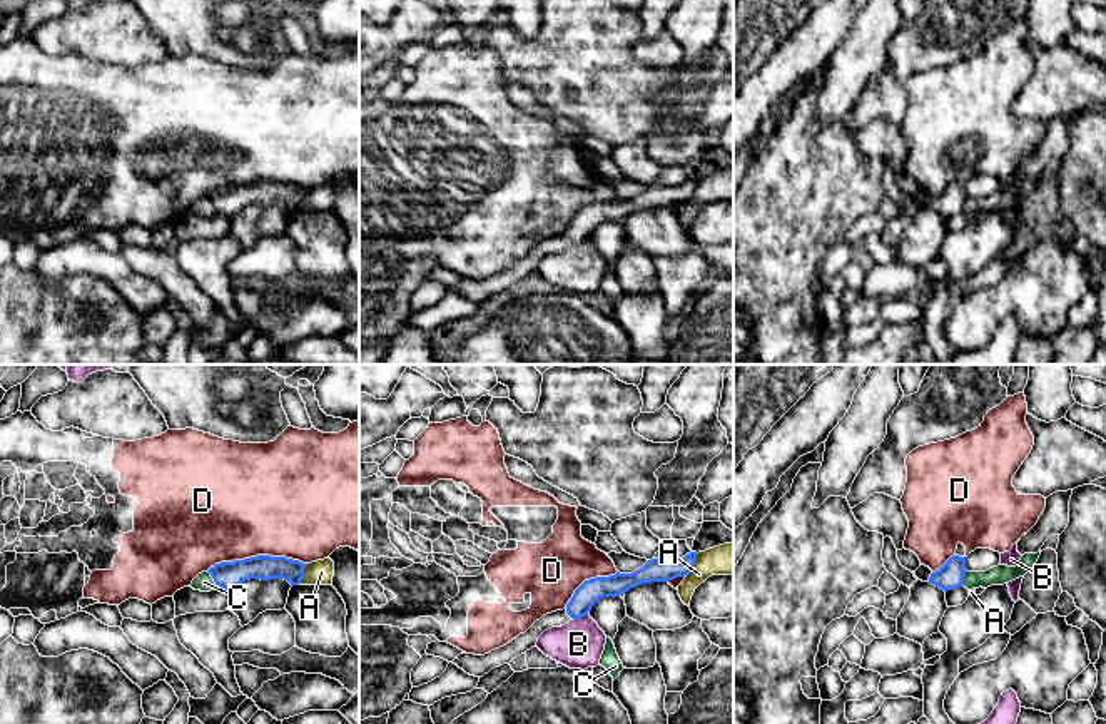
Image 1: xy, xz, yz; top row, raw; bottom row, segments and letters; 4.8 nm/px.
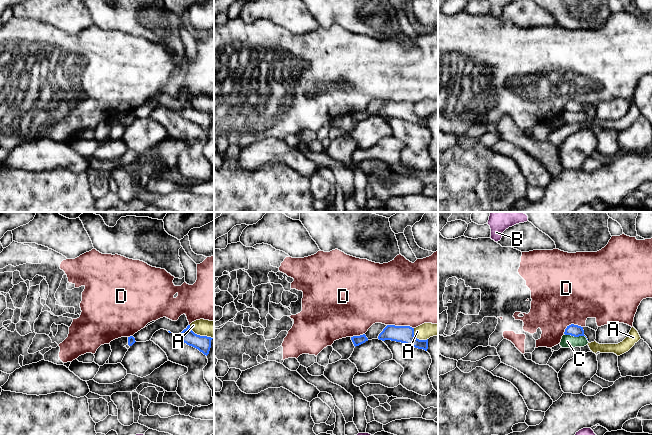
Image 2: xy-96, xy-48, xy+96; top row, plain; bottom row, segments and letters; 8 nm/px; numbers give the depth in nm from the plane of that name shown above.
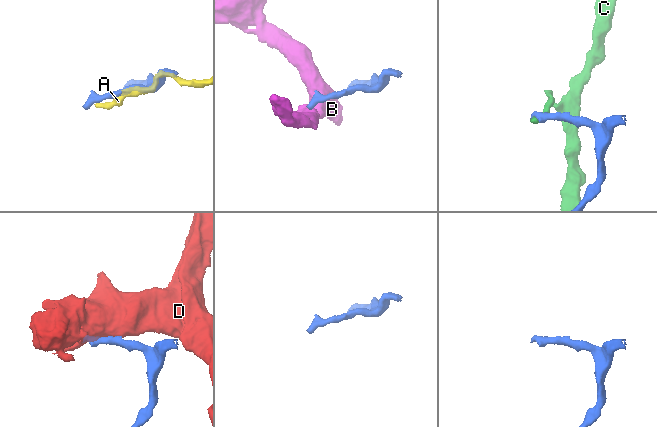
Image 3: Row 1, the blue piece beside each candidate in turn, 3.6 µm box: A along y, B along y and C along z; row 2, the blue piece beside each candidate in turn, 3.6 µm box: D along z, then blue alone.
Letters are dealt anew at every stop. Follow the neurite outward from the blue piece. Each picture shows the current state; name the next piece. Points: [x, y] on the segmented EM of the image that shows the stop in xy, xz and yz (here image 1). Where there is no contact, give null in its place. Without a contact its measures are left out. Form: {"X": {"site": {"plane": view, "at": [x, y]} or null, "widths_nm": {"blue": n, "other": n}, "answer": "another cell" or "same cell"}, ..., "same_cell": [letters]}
{"A": {"site": {"plane": "xz", "at": [694, 564]}, "widths_nm": {"blue": 110, "other": 160}, "answer": "another cell"}, "B": {"site": {"plane": "xz", "at": [580, 617]}, "widths_nm": {"blue": 110, "other": 240}, "answer": "another cell"}, "C": {"site": {"plane": "xy", "at": [213, 577]}, "widths_nm": {"blue": 140, "other": 90}, "answer": "another cell"}, "D": {"site": {"plane": "xy", "at": [258, 555]}, "widths_nm": {"blue": 140, "other": 500}, "answer": "another cell"}, "same_cell": []}

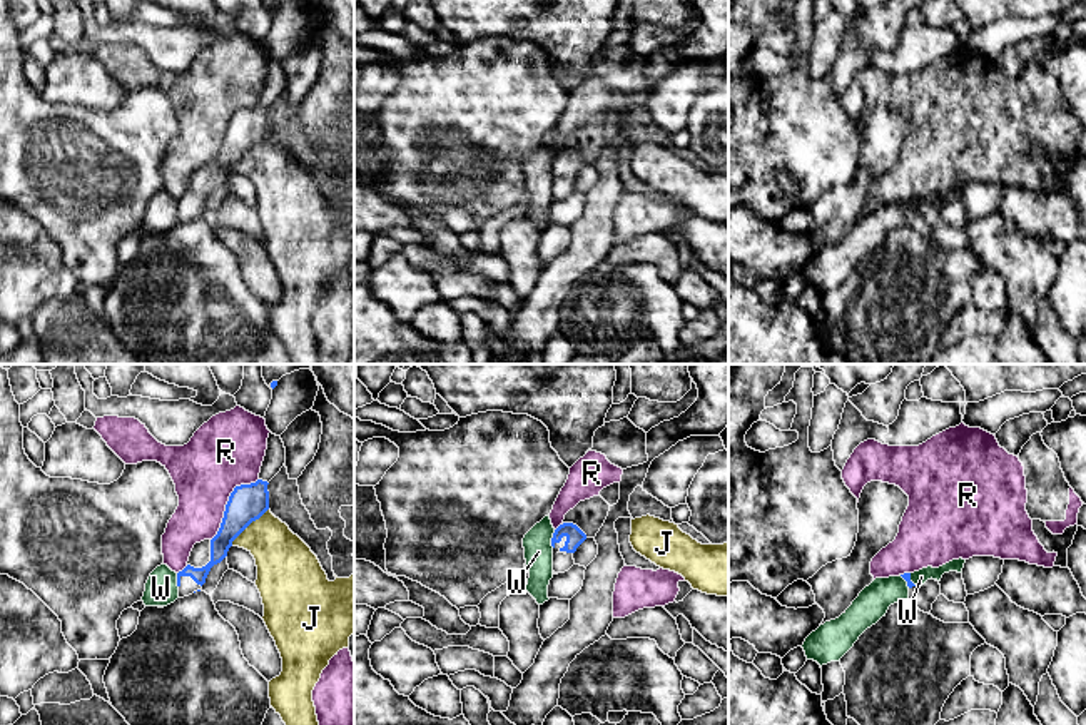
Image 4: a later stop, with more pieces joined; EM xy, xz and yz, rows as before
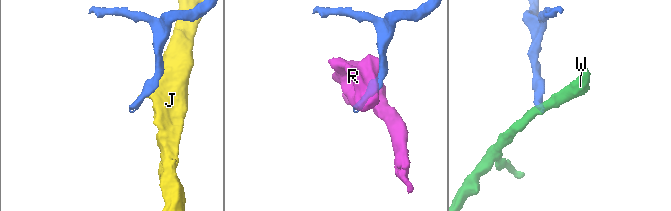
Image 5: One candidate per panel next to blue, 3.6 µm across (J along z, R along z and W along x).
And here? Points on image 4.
{"J": {"site": {"plane": "xy", "at": [248, 525]}, "widths_nm": {"blue": 180, "other": 280}, "answer": "another cell"}, "R": {"site": {"plane": "xy", "at": [228, 503]}, "widths_nm": {"blue": 180, "other": 340}, "answer": "another cell"}, "W": {"site": {"plane": "xz", "at": [552, 538]}, "widths_nm": {"blue": 90, "other": 140}, "answer": "another cell"}, "same_cell": []}

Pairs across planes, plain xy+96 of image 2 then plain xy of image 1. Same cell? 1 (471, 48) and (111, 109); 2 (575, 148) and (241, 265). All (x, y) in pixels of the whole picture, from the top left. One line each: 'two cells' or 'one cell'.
1: one cell
2: two cells

